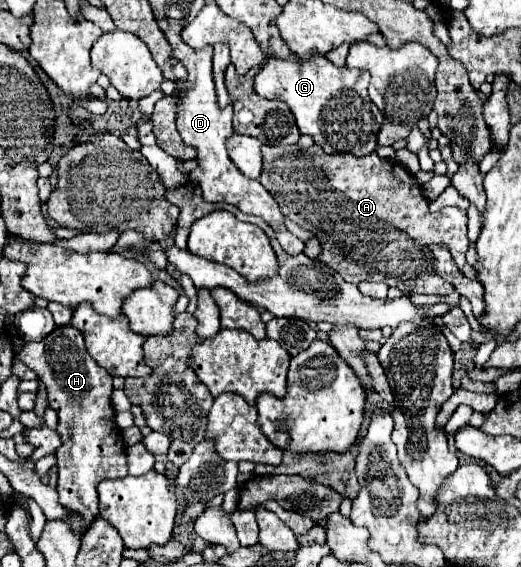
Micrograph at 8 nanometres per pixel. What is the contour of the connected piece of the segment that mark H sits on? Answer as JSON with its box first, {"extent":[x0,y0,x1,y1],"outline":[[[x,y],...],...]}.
{"extent":[16,327,128,529],"outline":[[[56,327],[48,337],[36,343],[26,343],[16,355],[18,361],[26,363],[48,391],[48,403],[58,413],[58,435],[62,445],[56,451],[58,457],[58,495],[60,505],[72,509],[84,519],[86,529],[98,515],[98,493],[96,485],[102,479],[118,479],[128,475],[126,465],[126,443],[120,437],[120,429],[114,421],[114,409],[110,405],[112,377],[104,373],[88,357],[82,333],[66,327]]]}

